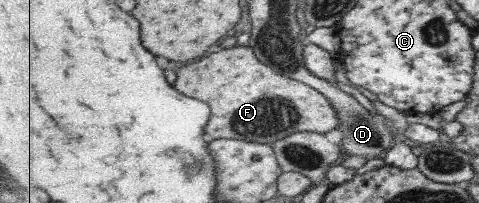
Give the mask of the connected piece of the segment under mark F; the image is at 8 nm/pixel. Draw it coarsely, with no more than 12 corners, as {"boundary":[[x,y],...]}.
{"boundary":[[251,47],[179,71],[213,107],[215,139],[273,144],[327,133],[326,94],[275,73]]}

